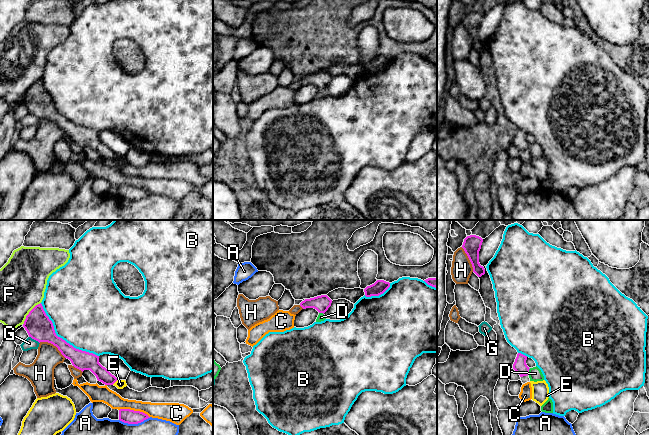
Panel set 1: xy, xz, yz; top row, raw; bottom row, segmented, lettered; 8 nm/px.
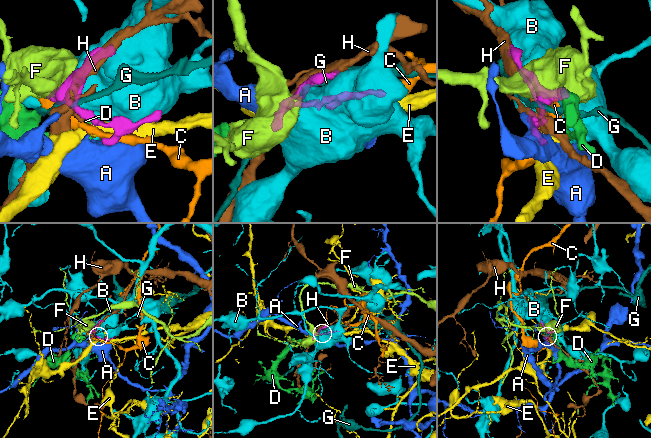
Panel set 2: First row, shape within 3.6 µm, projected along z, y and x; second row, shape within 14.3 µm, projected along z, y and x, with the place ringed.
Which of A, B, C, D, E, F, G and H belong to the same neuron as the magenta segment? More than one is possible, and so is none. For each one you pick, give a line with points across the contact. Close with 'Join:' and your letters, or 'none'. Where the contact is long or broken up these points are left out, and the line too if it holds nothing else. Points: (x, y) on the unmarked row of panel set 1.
D: across yz (520, 142), (528, 147), (535, 150)
Join: D

